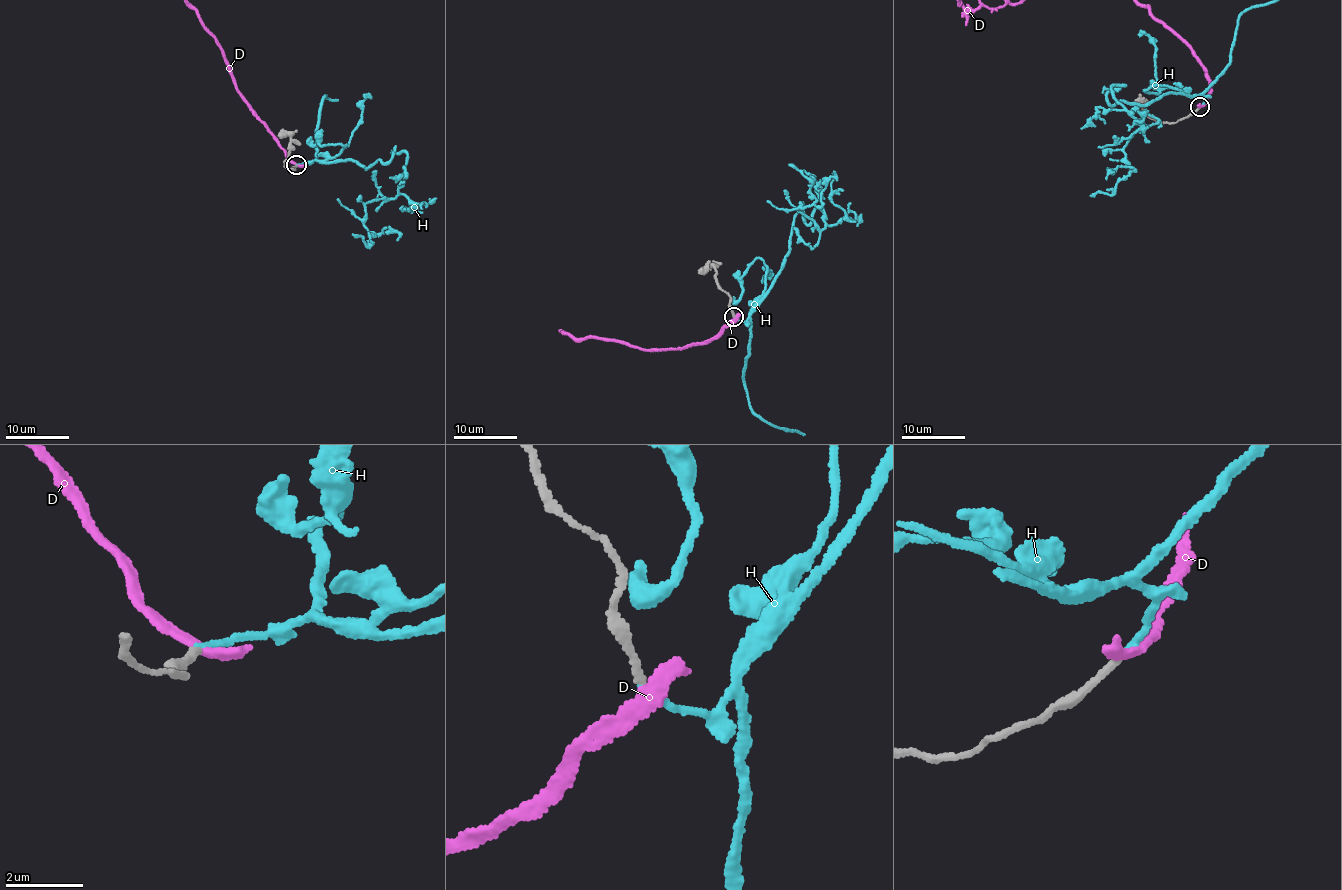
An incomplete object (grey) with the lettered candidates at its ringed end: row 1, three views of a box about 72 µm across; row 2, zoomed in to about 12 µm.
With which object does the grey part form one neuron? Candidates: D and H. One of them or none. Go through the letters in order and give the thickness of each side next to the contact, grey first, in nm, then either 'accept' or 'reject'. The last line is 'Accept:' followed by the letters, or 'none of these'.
D: 190 nm thick on the grey side, 300 nm on the other; reject
H: 190 nm thick on the grey side, 160 nm on the other; accept
Accept: H

